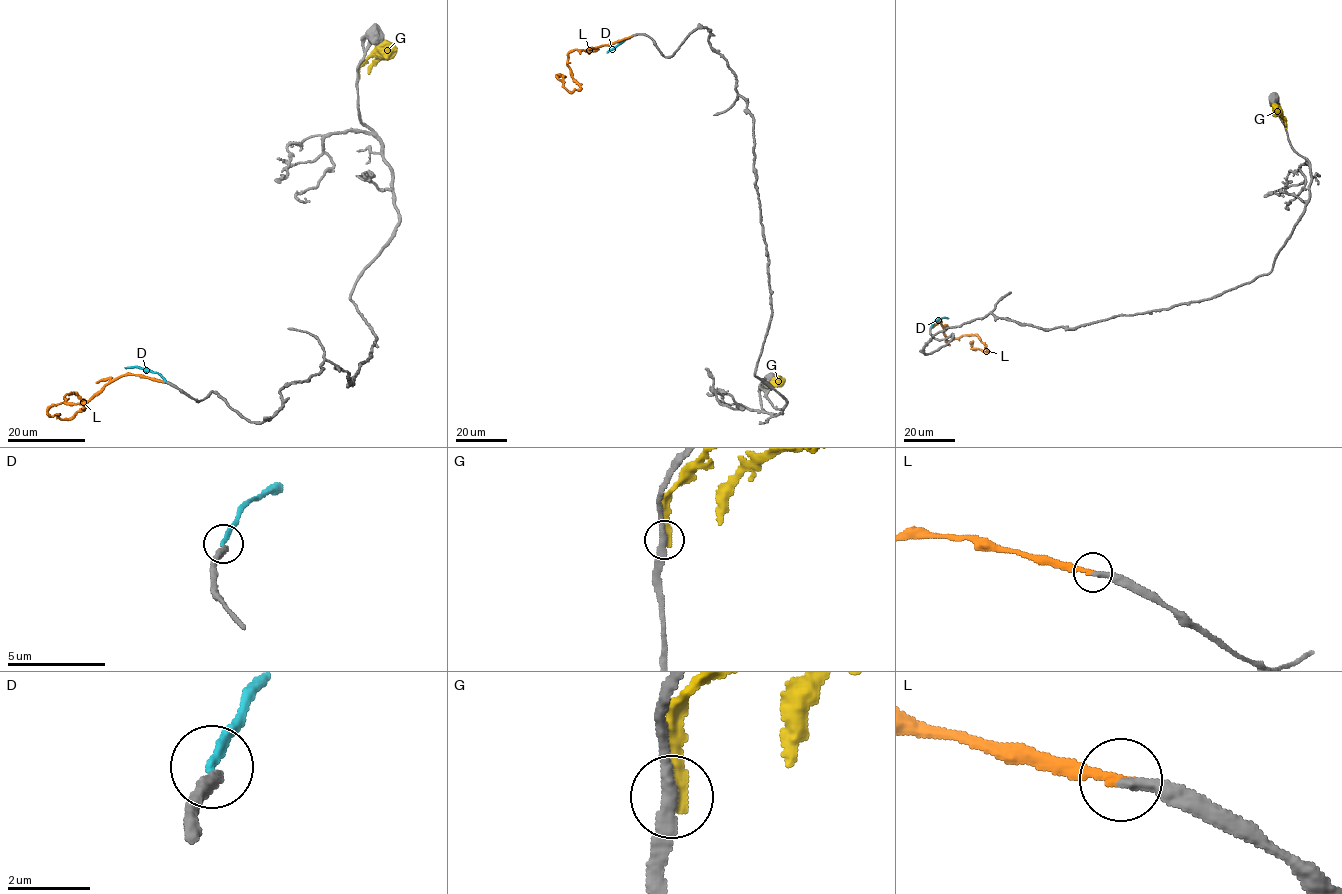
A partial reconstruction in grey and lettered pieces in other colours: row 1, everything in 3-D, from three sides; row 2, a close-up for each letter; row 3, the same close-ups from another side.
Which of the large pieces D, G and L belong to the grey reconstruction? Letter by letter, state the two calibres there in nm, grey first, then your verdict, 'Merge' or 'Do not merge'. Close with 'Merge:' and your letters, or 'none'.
D: Thickness 400 nm (grey) against 220 nm. Do not merge
G: Thickness 260 nm (grey) against 360 nm. Do not merge
L: Thickness 260 nm (grey) against 240 nm. Merge
Merge: L

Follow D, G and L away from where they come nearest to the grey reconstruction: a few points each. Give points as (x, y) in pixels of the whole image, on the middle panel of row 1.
D: (633, 35), (607, 52)
G: (759, 390), (773, 383), (766, 389)
L: (632, 35), (609, 44), (572, 50), (568, 54), (567, 65), (581, 87), (568, 91), (556, 76), (566, 77)

